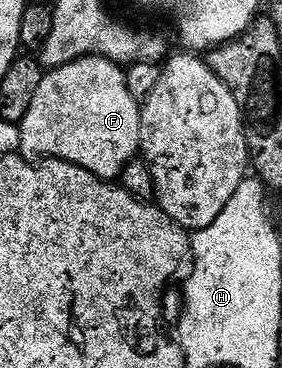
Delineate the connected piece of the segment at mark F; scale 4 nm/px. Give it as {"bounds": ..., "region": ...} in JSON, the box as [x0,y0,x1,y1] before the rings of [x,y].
{"bounds":[19,58,142,184],"region":[[[79,58],[56,70],[48,70],[30,103],[30,112],[19,122],[19,153],[29,160],[55,160],[86,168],[94,177],[112,184],[140,154],[140,112],[142,106],[126,88],[124,70],[108,58]]]}

